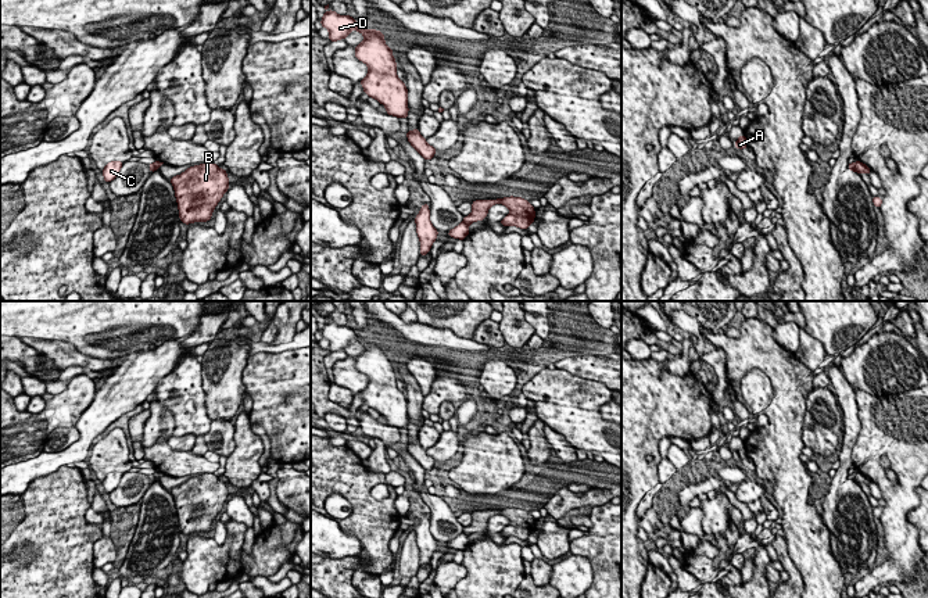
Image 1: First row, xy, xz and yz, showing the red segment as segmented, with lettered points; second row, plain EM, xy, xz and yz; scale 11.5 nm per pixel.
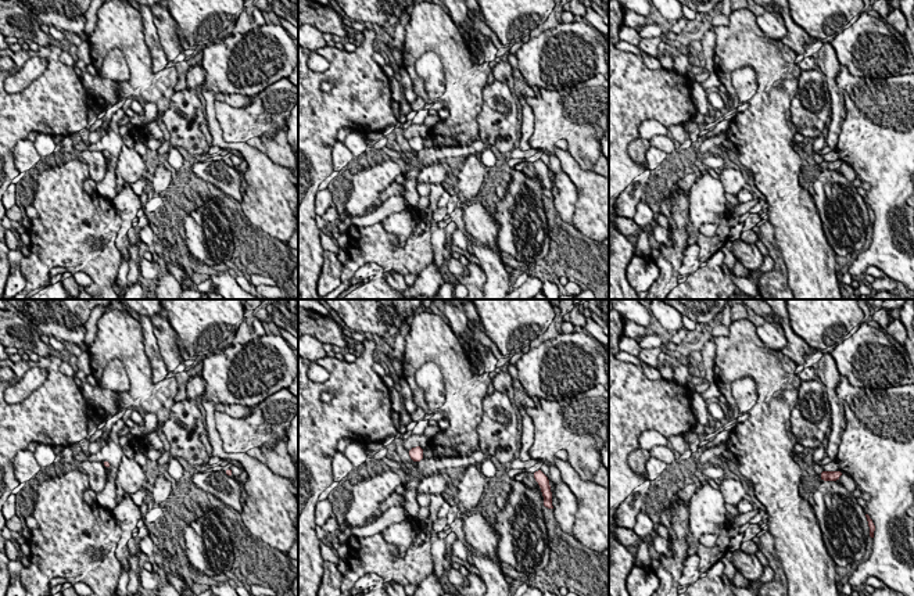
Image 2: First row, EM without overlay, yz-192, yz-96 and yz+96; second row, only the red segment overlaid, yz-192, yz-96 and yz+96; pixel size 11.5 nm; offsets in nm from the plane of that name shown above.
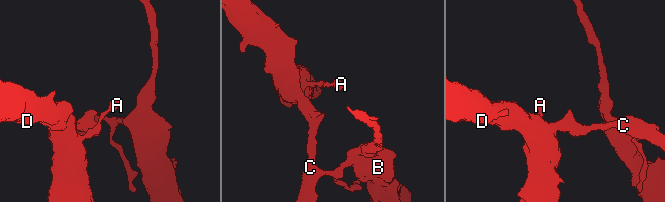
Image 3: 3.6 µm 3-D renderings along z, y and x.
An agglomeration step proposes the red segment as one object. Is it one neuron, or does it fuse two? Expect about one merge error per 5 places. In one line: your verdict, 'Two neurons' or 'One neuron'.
Two neurons

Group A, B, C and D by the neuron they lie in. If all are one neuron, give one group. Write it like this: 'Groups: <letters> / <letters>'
Groups: A C D / B

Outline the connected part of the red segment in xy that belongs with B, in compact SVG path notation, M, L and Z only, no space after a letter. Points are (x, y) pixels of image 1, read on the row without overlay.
M204 473L186 480L169 491L175 499L180 533L207 533L229 499L225 480Z

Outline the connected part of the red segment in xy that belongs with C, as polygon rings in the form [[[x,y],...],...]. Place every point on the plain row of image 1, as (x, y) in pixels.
[[[111,472],[111,473],[108,473],[105,476],[105,479],[103,480],[104,491],[108,493],[108,494],[111,491],[114,491],[118,487],[122,476],[123,476],[122,472]]]

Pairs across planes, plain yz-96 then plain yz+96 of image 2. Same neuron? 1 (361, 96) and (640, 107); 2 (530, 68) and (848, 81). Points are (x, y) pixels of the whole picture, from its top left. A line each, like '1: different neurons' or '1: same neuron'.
1: same neuron
2: different neurons

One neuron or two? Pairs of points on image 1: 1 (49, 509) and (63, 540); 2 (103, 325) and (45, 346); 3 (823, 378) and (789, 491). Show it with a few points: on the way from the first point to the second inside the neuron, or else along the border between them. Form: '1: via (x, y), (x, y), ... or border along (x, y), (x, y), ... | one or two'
1: via (54, 518), (54, 533) | one
2: border along (49, 340), (63, 340), (68, 344) | two
3: border along (814, 375), (813, 387) | two

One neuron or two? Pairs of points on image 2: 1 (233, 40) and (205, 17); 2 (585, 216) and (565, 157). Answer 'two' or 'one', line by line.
1: two
2: one

